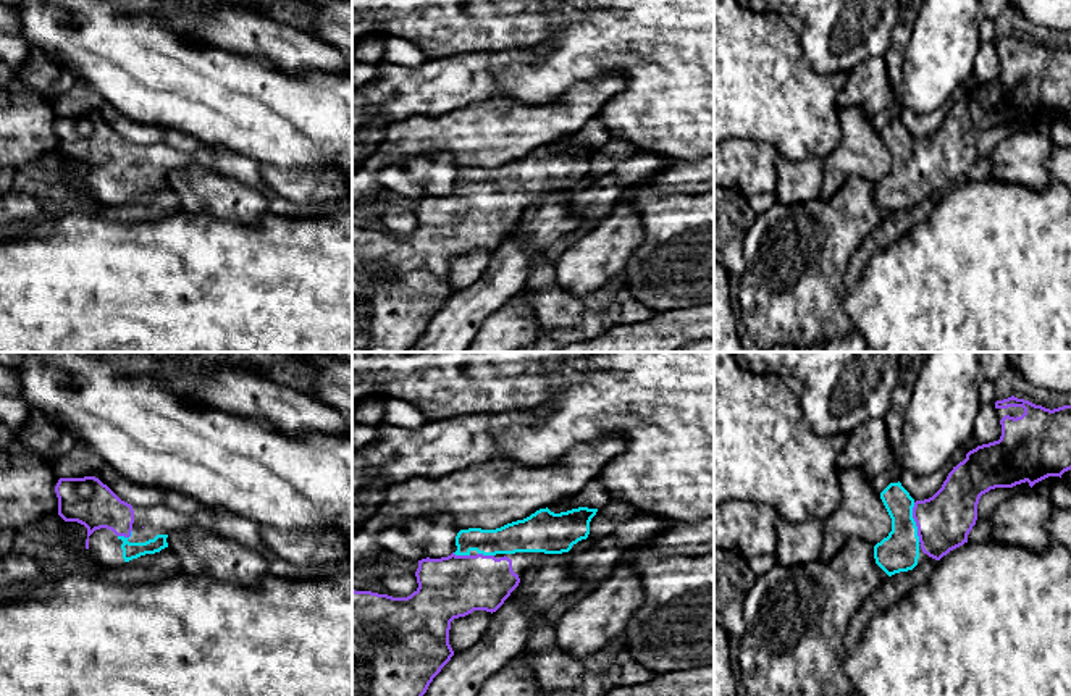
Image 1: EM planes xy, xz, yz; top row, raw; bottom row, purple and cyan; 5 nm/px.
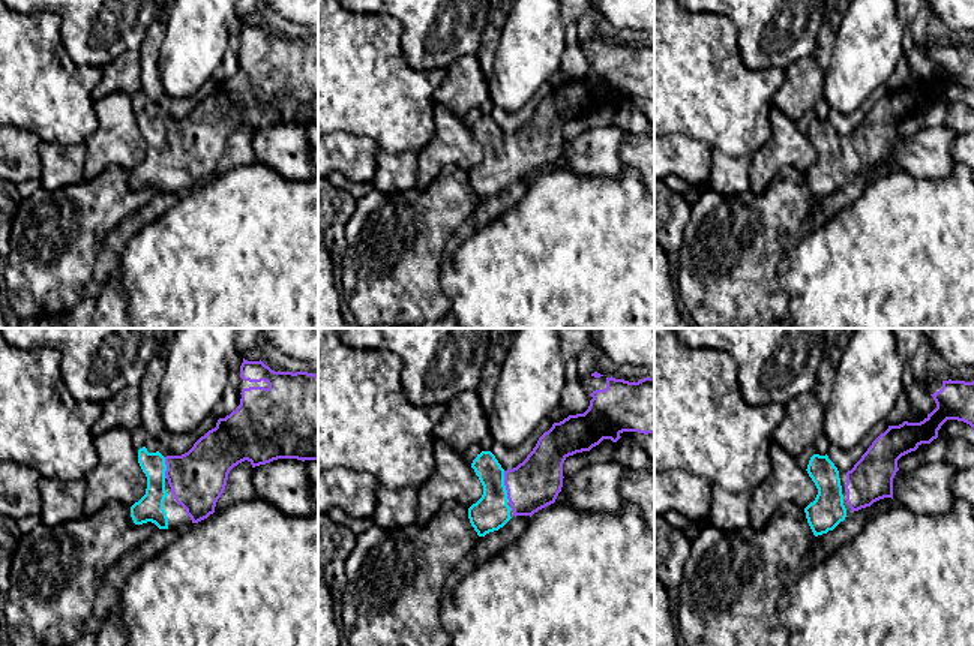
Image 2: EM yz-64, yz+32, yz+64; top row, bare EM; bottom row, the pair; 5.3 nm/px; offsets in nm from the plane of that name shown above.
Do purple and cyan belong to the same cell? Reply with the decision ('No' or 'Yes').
Yes

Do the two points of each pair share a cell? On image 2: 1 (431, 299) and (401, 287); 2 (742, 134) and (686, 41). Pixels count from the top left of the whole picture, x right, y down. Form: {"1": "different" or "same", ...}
{"1": "same", "2": "same"}

